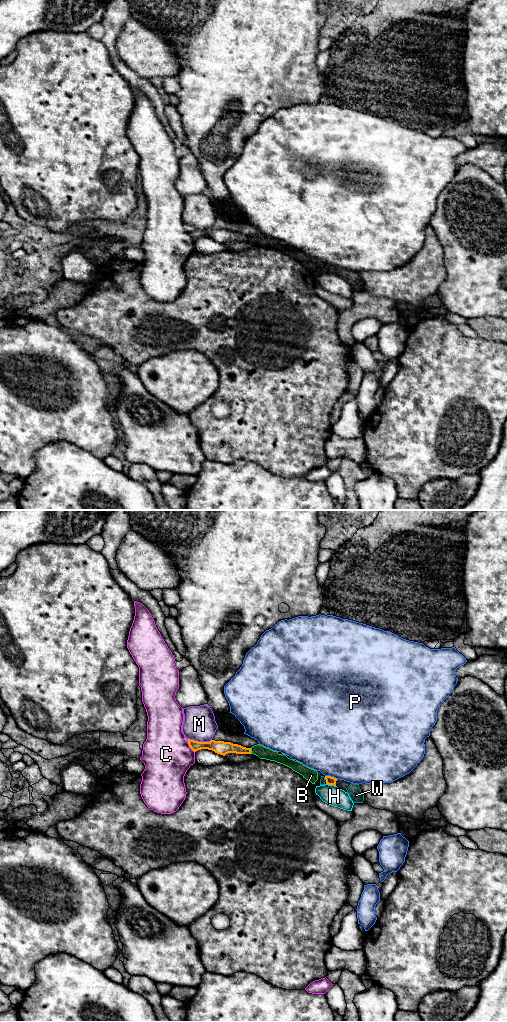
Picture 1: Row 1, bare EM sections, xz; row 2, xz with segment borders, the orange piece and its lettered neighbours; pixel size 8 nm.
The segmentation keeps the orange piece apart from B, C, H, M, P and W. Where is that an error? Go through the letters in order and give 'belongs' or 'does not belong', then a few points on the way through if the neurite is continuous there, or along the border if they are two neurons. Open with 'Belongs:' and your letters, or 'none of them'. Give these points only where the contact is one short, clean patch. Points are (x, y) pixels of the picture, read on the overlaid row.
Belongs: none of them
B: does not belong | along xz (250, 748), (251, 753)
C: does not belong
H: does not belong
M: does not belong | along xz (188, 738), (194, 741), (211, 740)
P: does not belong
W: does not belong | along xz (324, 777), (325, 779)

